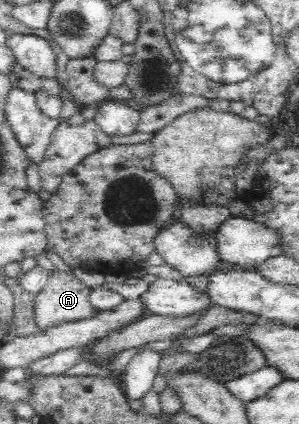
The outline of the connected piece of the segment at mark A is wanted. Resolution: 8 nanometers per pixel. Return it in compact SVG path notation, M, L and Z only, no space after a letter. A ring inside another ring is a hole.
M56 269L48 271L48 282L34 298L35 322L40 331L65 323L91 318L96 314L89 300L90 290L78 276Z

